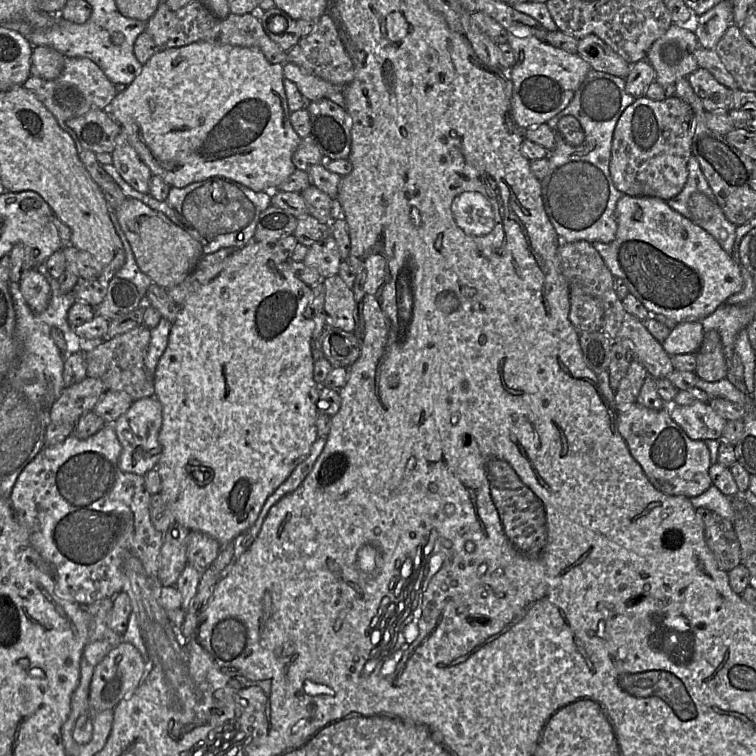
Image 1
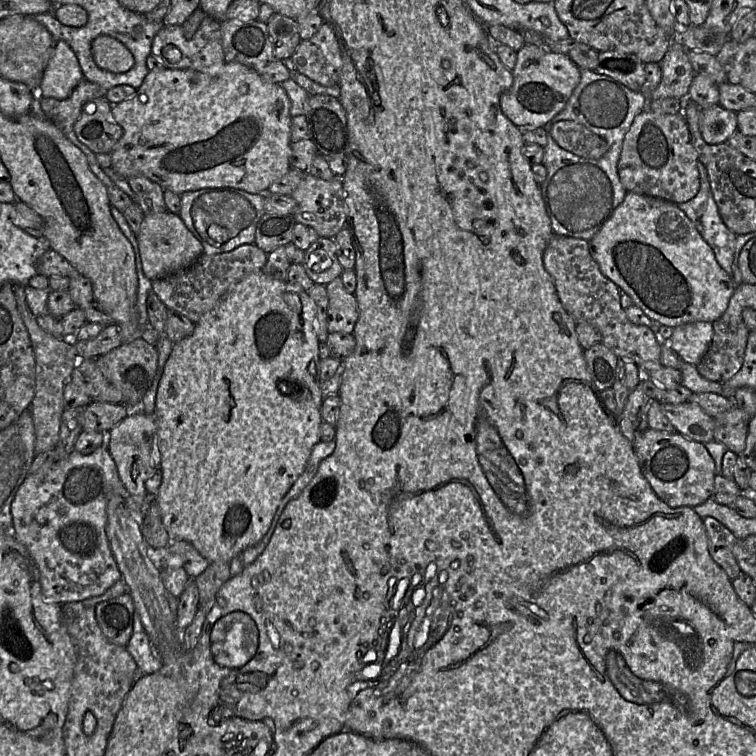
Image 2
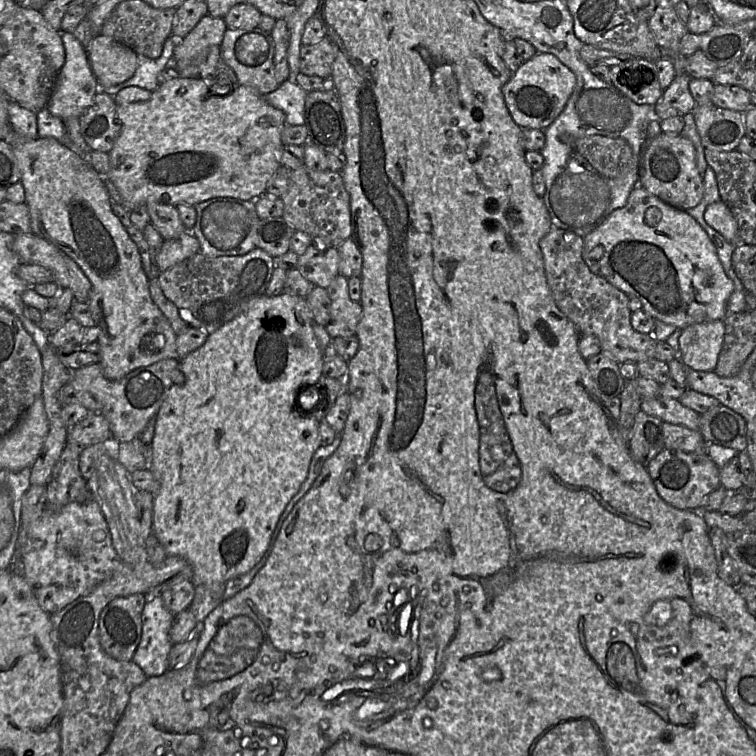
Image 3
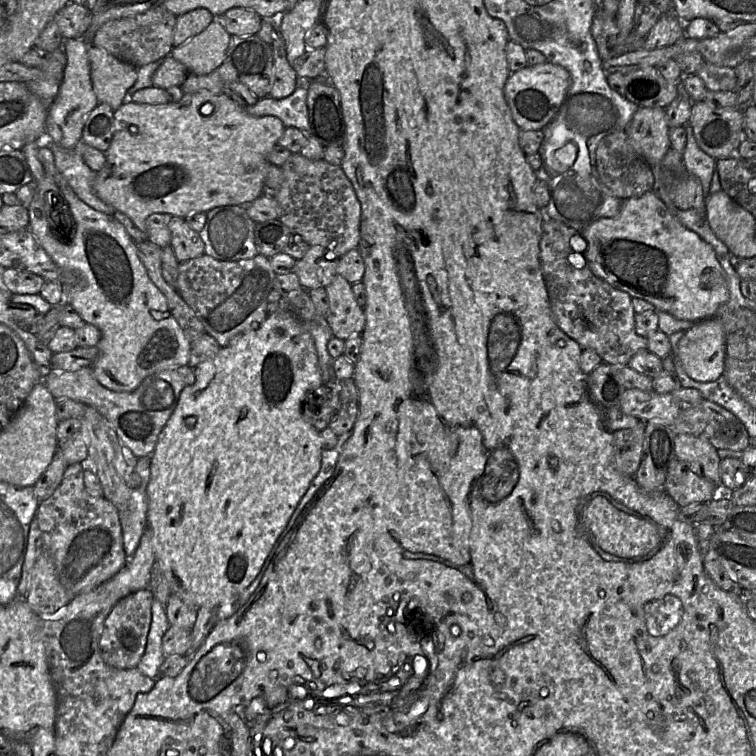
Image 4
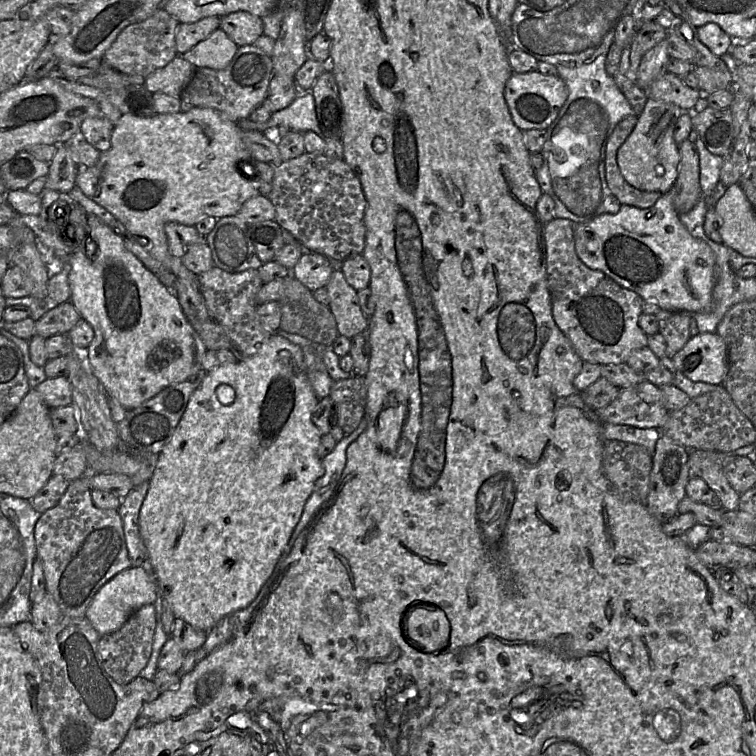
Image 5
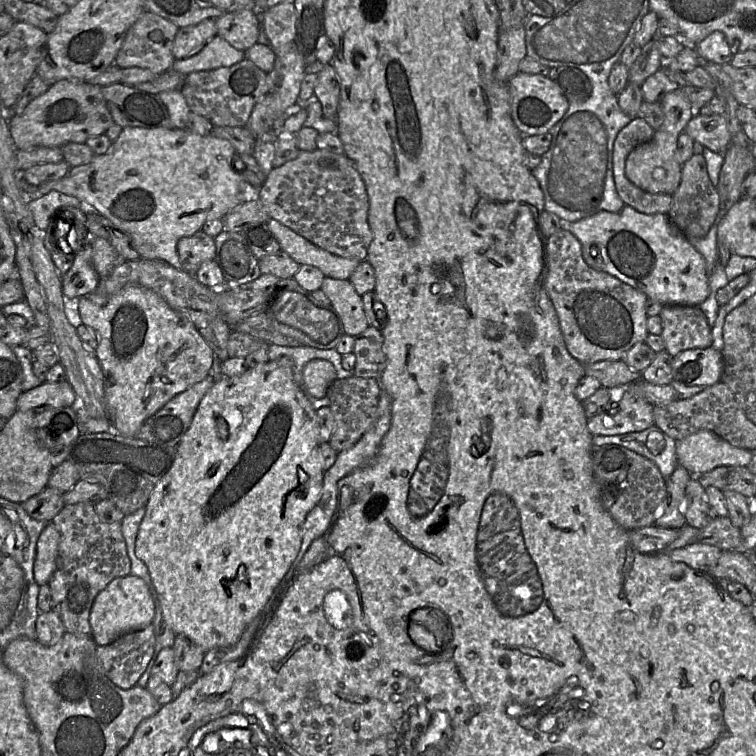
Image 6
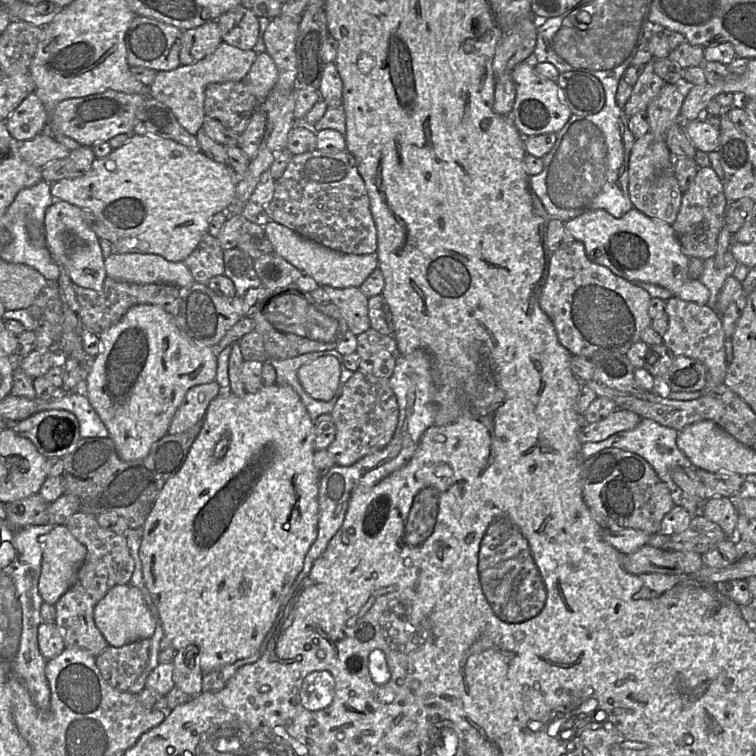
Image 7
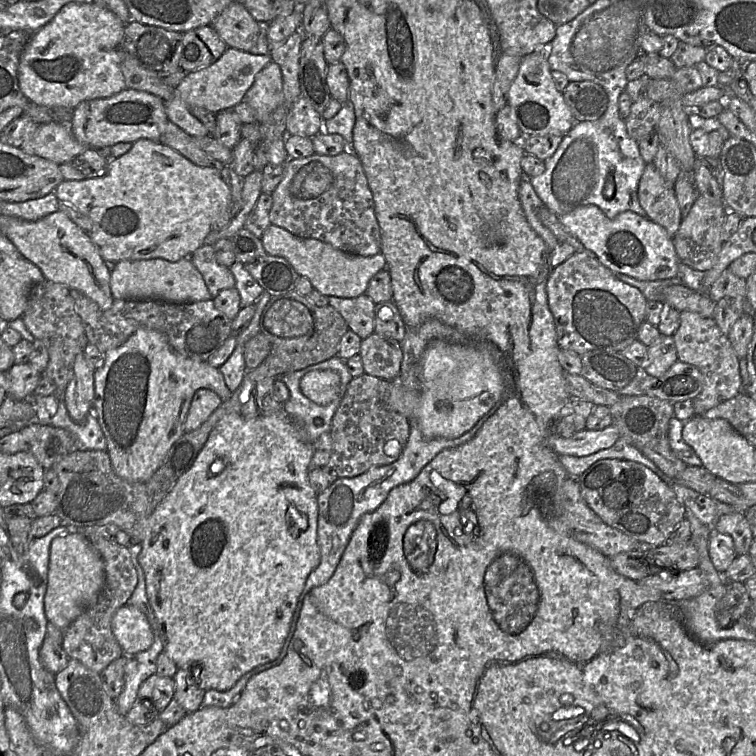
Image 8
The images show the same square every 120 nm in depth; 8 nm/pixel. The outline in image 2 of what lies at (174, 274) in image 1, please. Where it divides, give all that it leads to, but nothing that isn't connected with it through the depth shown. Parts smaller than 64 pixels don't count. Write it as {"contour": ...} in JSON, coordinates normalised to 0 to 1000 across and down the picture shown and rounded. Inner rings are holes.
{"contour":[[[222,278],[214,282],[192,284],[180,313],[190,364],[200,372],[250,353],[270,336],[266,320],[234,283]]]}

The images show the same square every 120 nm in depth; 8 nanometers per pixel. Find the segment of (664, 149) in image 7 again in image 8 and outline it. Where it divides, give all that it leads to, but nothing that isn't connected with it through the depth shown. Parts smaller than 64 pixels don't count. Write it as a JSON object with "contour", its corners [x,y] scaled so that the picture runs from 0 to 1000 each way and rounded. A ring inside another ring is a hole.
{"contour":[[[865,216],[853,218],[852,228],[844,245],[844,263],[848,274],[853,278],[856,287],[876,299],[890,315],[897,306],[902,292],[902,283],[896,267],[890,246],[885,246],[873,231]]]}

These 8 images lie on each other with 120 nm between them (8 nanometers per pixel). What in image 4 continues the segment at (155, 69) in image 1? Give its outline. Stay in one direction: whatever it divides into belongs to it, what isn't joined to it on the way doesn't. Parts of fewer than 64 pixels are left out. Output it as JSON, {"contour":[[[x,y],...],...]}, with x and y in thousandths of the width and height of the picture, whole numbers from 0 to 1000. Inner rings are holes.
{"contour":[[[275,119],[249,123],[235,135],[224,134],[218,138],[188,138],[167,132],[151,147],[151,176],[147,190],[139,200],[140,214],[138,221],[127,229],[123,250],[127,258],[152,278],[167,283],[175,294],[190,308],[194,306],[193,291],[202,282],[220,282],[228,286],[245,288],[255,280],[274,280],[284,274],[300,271],[328,271],[348,258],[348,246],[357,216],[353,206],[376,176],[377,167],[365,153],[333,153],[325,144],[316,140],[298,124],[282,124]]]}

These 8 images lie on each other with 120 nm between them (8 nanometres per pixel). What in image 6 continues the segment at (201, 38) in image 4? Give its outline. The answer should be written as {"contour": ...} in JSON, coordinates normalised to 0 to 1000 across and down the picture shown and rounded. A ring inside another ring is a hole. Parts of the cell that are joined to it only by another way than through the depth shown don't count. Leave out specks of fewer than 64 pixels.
{"contour":[[[287,45],[257,74],[243,78],[231,78],[226,91],[247,101],[259,94],[304,89],[324,75],[324,67],[312,65]]]}

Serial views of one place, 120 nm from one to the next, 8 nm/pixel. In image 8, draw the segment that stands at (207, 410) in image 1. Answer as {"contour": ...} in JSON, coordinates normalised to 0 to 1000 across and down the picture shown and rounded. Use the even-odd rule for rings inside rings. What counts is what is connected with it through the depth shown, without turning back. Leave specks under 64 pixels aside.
{"contour":[[[376,541],[361,549],[345,548],[335,554],[300,549],[279,570],[253,619],[237,632],[230,646],[193,689],[183,742],[190,755],[194,788],[210,827],[217,861],[235,884],[251,886],[270,914],[304,913],[323,892],[365,873],[374,860],[405,767],[423,745],[419,708],[421,653],[409,636],[413,589],[414,586],[401,581],[394,561]]]}

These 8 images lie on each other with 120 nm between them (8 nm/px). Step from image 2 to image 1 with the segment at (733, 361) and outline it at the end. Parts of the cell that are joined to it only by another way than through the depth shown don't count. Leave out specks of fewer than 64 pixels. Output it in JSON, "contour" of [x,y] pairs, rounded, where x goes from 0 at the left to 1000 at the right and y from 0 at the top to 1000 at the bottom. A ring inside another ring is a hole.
{"contour":[[[939,437],[931,440],[930,452],[921,466],[919,493],[927,503],[934,505],[947,505],[962,499],[962,478],[956,464],[952,442],[947,437]]]}

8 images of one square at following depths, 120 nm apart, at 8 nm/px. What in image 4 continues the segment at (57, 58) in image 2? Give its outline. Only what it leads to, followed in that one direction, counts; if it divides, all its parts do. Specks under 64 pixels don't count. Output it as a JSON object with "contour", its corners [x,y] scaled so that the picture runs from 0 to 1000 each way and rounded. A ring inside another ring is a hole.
{"contour":[[[111,49],[85,53],[87,89],[78,122],[62,147],[61,175],[73,190],[87,197],[99,196],[104,188],[108,188],[108,173],[115,155],[131,136],[119,101],[116,62],[118,57]]]}

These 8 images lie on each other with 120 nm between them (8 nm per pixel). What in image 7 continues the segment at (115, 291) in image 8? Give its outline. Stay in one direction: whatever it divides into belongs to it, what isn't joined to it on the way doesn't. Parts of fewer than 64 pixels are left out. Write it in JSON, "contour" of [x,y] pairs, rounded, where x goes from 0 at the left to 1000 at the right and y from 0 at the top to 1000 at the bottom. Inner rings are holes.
{"contour":[[[147,335],[139,343],[142,365],[180,376],[226,376],[247,380],[259,372],[242,347],[228,347],[208,336]]]}

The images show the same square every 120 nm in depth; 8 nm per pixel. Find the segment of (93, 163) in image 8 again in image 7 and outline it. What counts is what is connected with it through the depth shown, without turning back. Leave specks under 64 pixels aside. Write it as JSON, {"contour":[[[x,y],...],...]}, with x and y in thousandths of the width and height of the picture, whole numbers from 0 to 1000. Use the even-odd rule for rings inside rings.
{"contour":[[[106,193],[82,210],[69,213],[56,222],[56,237],[73,242],[82,237],[97,237],[112,231],[127,206],[120,194]]]}

